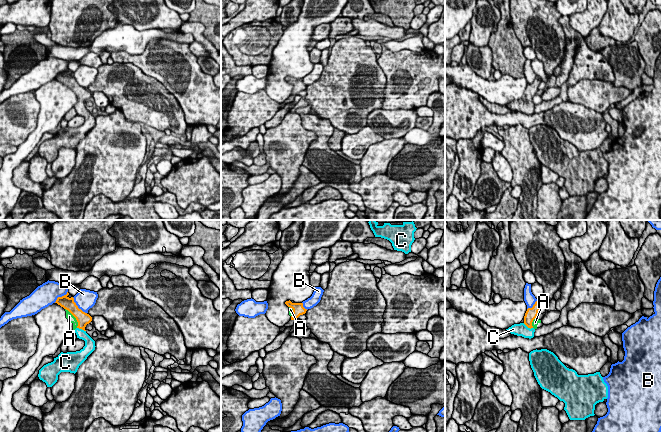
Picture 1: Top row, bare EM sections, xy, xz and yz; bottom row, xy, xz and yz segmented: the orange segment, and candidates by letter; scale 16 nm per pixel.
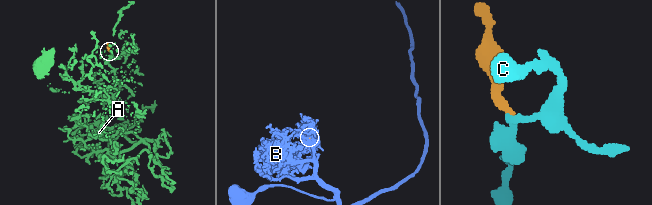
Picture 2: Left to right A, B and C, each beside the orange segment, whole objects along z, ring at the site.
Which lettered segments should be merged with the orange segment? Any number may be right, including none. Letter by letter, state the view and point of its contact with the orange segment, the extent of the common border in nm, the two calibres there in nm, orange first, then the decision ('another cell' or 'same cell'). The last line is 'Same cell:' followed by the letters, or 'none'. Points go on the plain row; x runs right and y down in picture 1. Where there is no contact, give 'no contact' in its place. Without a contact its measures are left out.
A: meets orange in xy at (75, 93); contact 380 nm long; 200 nm thick on the orange side, 120 nm on the other; another cell
B: meets orange in xy at (77, 82); contact 360 nm long; 200 nm thick on the orange side, 320 nm on the other; another cell
C: meets orange in yz at (528, 103); contact 180 nm long; 190 nm thick on the orange side, 200 nm on the other; same cell
Same cell: C

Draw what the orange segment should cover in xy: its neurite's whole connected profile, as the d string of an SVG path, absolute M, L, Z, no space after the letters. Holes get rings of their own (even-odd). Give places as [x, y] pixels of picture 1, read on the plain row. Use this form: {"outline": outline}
{"outline": "M69 69L62 73L58 73L56 78L58 81L68 86L77 96L78 102L74 106L77 114L85 117L85 122L76 128L61 128L54 137L44 141L40 146L38 153L46 159L47 163L52 163L58 156L61 148L76 149L79 142L87 135L87 133L95 126L95 117L86 109L85 103L92 97L92 93L78 84L74 78L74 74L68 73Z"}

